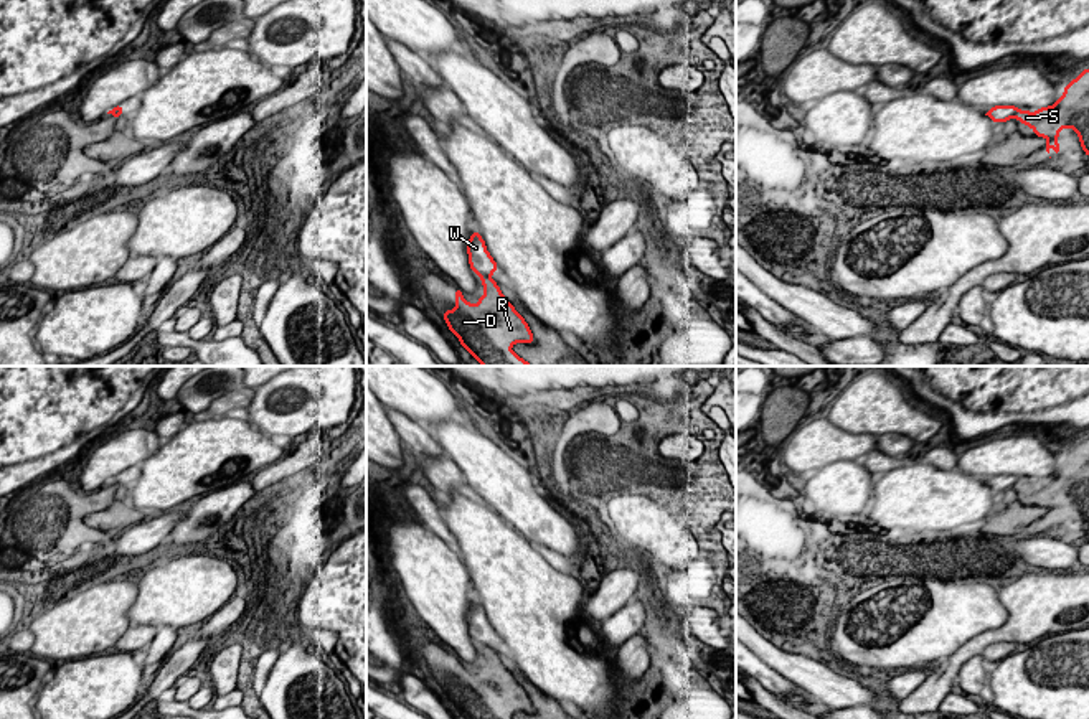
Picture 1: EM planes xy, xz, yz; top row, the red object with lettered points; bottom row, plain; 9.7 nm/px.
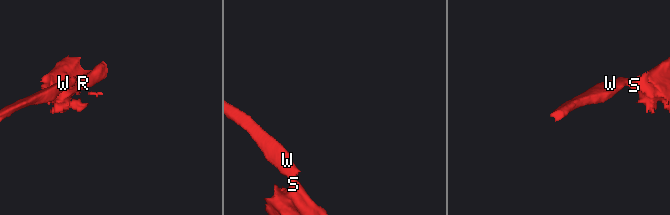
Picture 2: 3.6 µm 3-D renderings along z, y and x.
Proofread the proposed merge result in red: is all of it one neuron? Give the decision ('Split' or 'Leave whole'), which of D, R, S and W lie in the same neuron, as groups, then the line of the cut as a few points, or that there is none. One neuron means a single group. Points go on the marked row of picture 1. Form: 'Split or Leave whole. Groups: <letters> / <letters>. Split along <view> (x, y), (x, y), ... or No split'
Split. Groups: D R S / W. Split along yz (1017, 109), (1012, 117)

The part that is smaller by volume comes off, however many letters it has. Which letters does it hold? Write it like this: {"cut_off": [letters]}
{"cut_off": ["W"]}

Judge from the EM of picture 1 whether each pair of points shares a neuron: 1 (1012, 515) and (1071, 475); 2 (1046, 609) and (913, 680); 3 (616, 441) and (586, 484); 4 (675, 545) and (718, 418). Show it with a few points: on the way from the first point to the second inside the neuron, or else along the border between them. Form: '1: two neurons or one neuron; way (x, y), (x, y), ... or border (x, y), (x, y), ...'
1: two neurons; border (1045, 505), (1046, 512), (1022, 533)
2: two neurons; border (931, 668), (928, 676), (901, 700)
3: one neuron; way (616, 451), (596, 474)
4: two neurons; border (703, 403), (702, 409), (718, 427)

